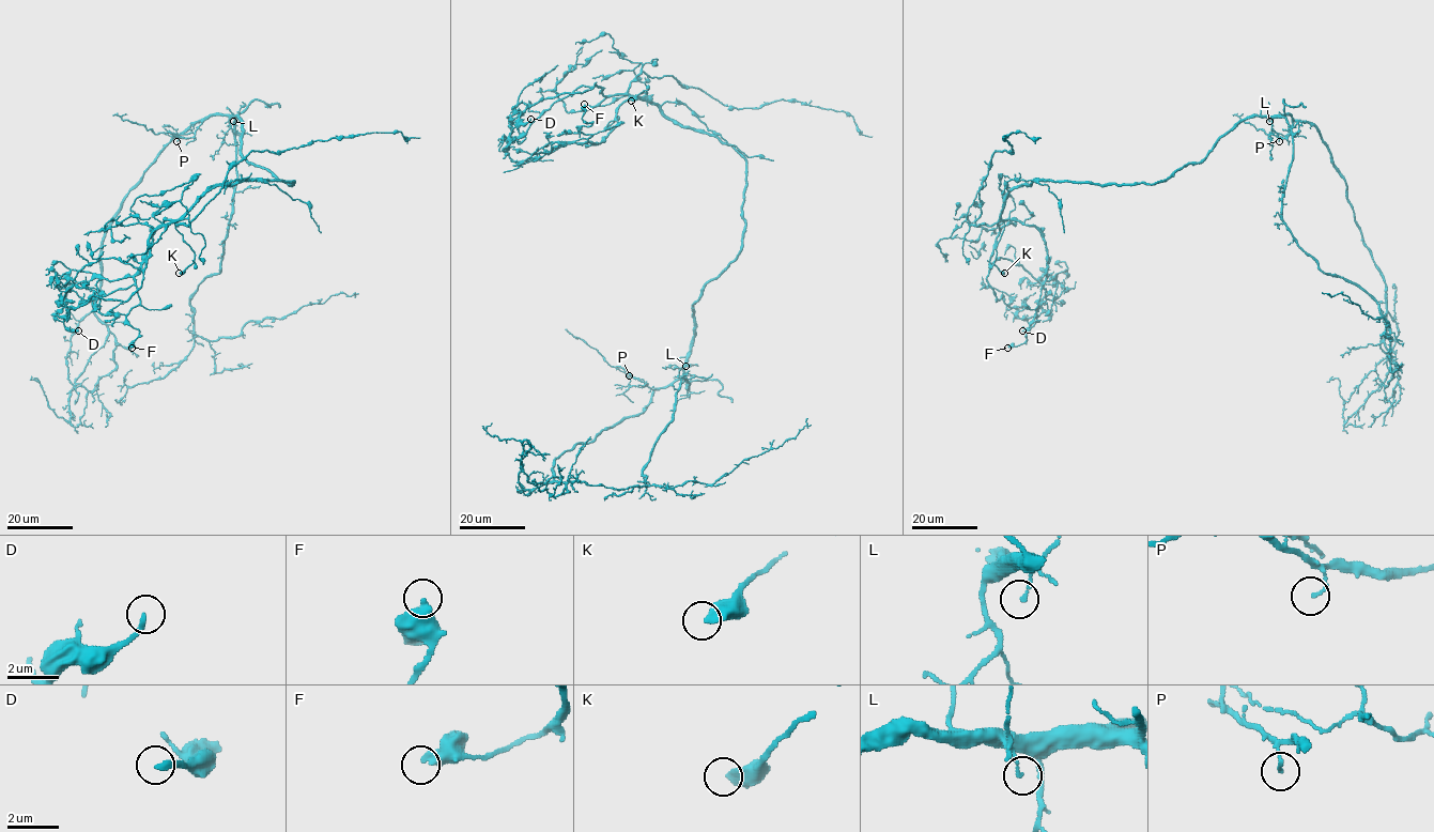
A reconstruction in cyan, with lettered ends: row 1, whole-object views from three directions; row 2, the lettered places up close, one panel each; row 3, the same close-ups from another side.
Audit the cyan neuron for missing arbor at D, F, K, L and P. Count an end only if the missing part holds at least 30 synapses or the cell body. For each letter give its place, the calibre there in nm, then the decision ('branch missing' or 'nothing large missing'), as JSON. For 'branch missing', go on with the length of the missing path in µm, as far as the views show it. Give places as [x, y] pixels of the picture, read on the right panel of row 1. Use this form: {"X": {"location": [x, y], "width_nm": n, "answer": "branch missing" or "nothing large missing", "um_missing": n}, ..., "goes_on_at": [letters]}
{"D": {"location": [1022, 330], "width_nm": 220, "answer": "nothing large missing"}, "F": {"location": [1007, 348], "width_nm": 480, "answer": "nothing large missing"}, "K": {"location": [1004, 273], "width_nm": 440, "answer": "nothing large missing"}, "L": {"location": [1269, 121], "width_nm": 140, "answer": "nothing large missing"}, "P": {"location": [1279, 141], "width_nm": 110, "answer": "nothing large missing"}, "goes_on_at": []}

